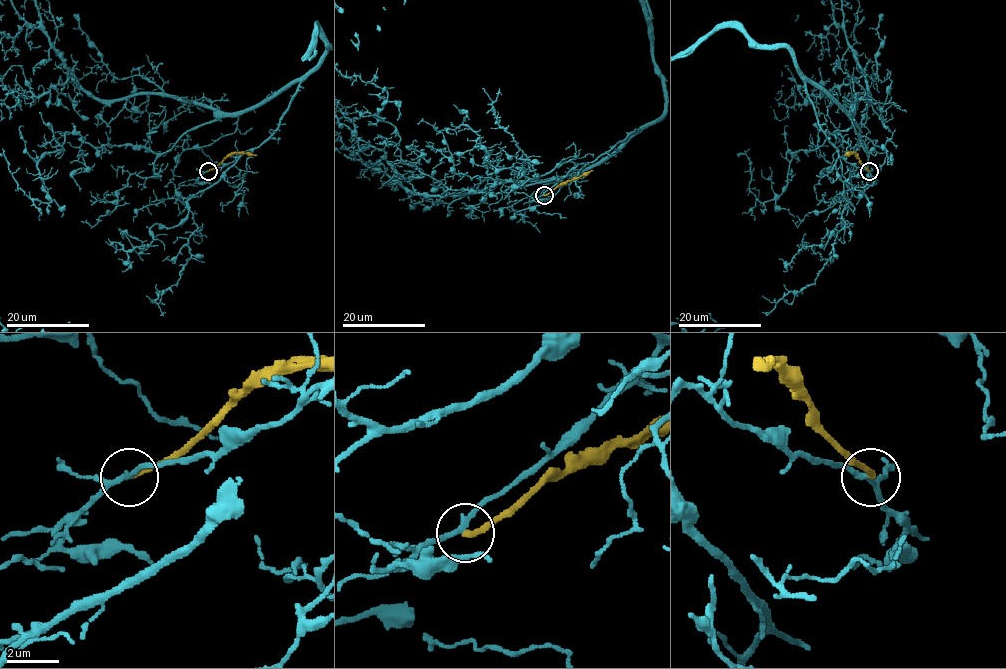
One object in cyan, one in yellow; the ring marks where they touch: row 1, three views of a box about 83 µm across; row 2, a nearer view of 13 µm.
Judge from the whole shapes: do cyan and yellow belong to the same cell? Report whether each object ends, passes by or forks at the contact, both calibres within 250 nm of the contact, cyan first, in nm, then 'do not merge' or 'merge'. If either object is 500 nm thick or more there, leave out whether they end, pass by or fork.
cyan forks; yellow ends; calibres 180 and 240 nm; do not merge

